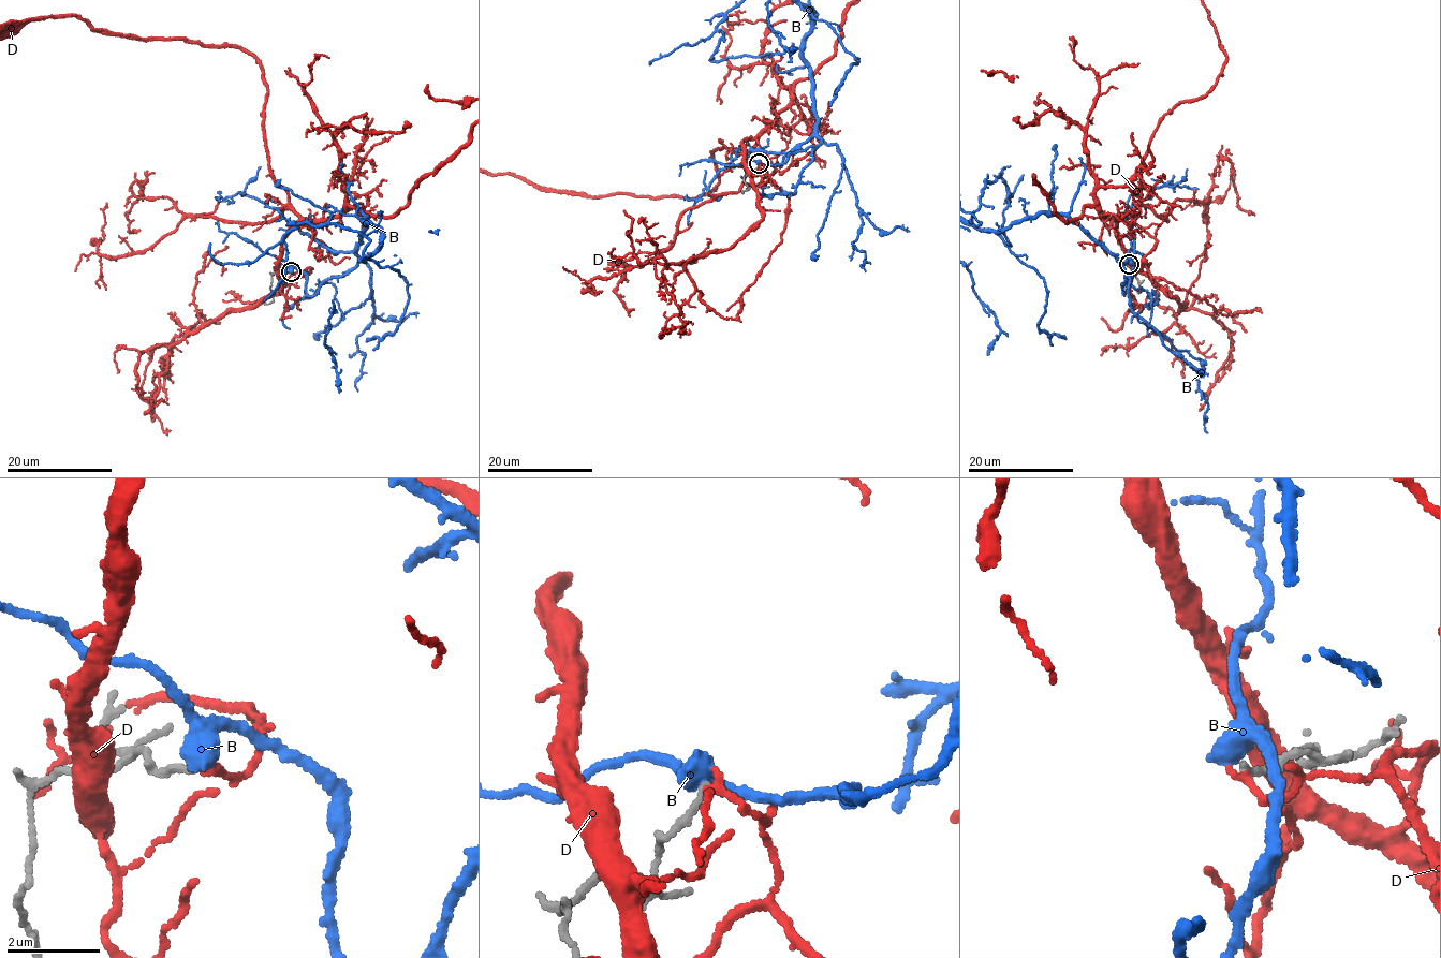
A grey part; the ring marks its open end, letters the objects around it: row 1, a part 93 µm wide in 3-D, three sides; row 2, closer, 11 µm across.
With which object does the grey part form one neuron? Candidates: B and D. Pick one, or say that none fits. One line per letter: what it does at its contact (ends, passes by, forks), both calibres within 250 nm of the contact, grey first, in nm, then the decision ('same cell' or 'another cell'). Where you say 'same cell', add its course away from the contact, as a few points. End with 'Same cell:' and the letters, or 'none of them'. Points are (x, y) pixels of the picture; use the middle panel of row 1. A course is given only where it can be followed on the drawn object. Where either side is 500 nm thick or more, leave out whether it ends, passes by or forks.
B: it passes by | 140/440 nm | another cell
D: it passes by | 150/110 nm | another cell
Same cell: none of them

